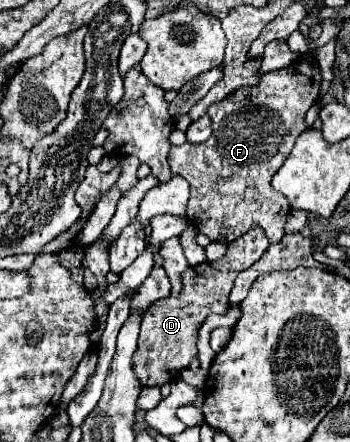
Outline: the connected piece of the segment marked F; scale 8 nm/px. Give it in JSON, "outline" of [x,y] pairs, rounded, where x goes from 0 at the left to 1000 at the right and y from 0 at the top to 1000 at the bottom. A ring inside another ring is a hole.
{"outline":[[[854,129],[826,152],[757,165],[746,192],[729,197],[729,206],[666,206],[649,224],[609,233],[591,247],[591,260],[609,274],[609,301],[586,324],[569,328],[523,324],[511,333],[489,333],[483,342],[489,396],[517,396],[523,405],[540,410],[546,423],[534,495],[551,514],[586,527],[603,545],[626,550],[660,550],[723,514],[746,514],[769,550],[803,545],[814,495],[826,486],[826,459],[814,441],[780,432],[774,405],[831,346],[854,301],[871,296],[871,256],[911,219],[911,201],[917,201],[911,143],[900,138],[900,129]]]}

